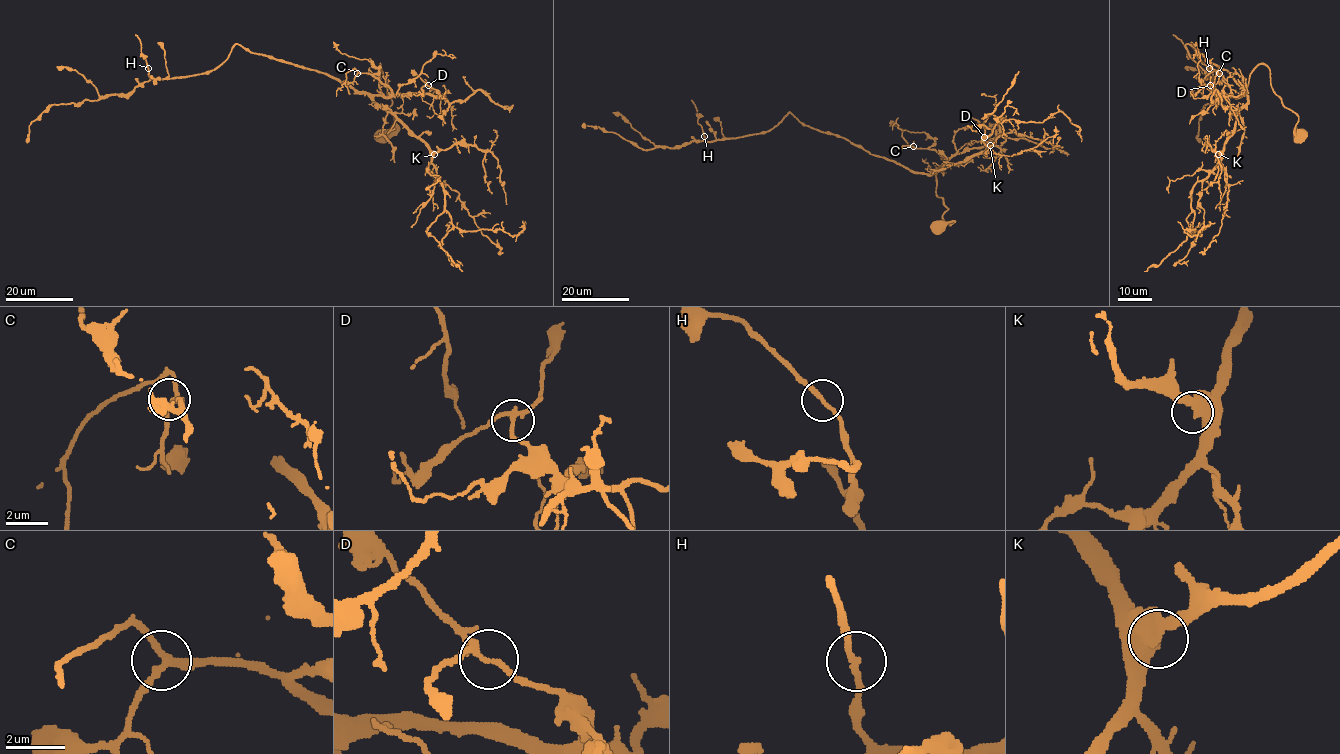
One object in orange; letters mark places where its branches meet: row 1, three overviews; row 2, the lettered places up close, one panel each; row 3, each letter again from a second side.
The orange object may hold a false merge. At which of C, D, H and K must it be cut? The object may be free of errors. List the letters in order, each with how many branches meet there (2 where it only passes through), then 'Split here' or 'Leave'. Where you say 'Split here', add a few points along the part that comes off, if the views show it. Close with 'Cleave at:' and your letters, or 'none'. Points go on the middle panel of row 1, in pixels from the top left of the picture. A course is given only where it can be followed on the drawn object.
C: Branches: 3. Leave
D: Branches: 3. Leave
H: Branches: 2. Leave
K: Branches: 2. Leave
Cleave at: none

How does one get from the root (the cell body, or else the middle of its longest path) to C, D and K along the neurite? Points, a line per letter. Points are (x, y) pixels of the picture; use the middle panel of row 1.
C: (939, 227), (950, 225), (942, 217), (948, 208), (936, 193), (936, 169), (947, 158), (935, 150), (913, 146)
D: (939, 227), (950, 225), (942, 217), (948, 208), (936, 193), (936, 169), (957, 154), (994, 143), (984, 137)
K: (939, 227), (950, 225), (942, 217), (948, 208), (936, 193), (936, 173), (930, 174), (990, 145)

